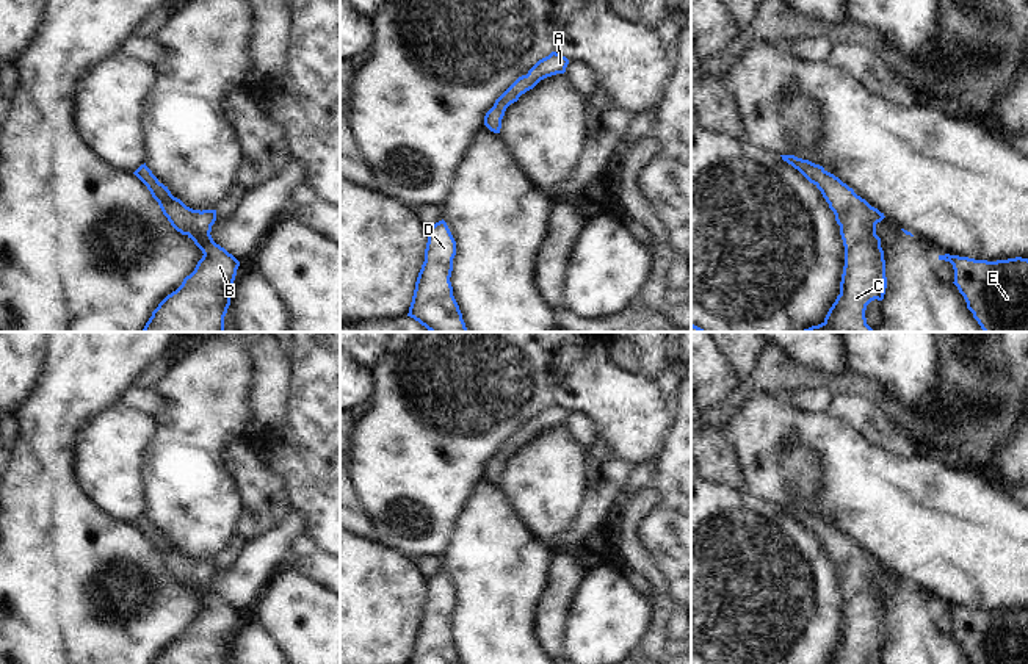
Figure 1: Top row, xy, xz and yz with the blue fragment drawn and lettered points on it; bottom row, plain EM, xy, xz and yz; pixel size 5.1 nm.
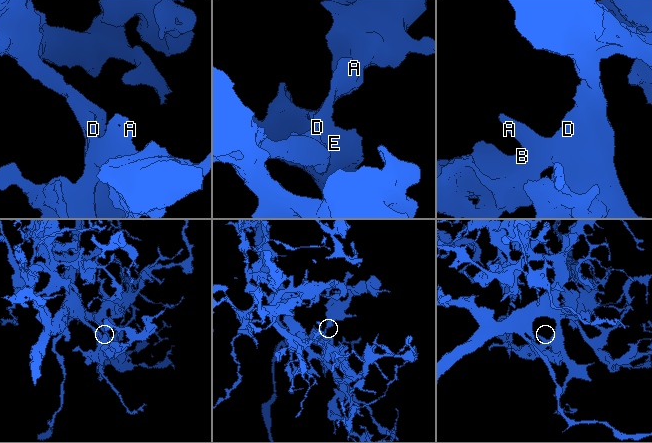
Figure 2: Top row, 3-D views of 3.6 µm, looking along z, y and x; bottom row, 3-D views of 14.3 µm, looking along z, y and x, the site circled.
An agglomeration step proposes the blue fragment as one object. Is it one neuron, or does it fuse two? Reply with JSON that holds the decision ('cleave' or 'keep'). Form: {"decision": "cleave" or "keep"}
{"decision": "keep"}

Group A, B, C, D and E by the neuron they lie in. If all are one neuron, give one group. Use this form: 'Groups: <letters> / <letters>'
Groups: A B C D E.

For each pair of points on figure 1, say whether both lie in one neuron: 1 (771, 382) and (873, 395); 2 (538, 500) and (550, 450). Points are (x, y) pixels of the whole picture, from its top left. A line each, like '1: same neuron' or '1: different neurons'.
1: same neuron
2: same neuron

